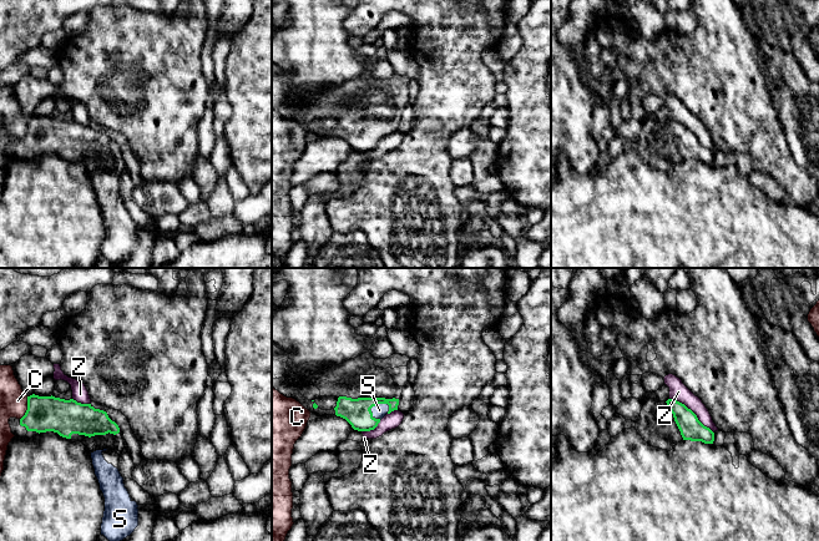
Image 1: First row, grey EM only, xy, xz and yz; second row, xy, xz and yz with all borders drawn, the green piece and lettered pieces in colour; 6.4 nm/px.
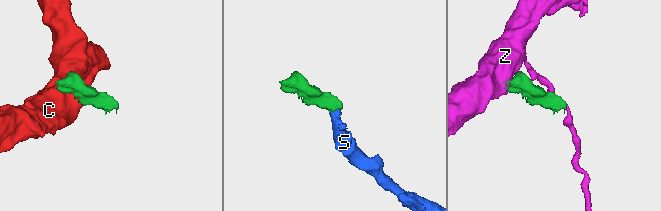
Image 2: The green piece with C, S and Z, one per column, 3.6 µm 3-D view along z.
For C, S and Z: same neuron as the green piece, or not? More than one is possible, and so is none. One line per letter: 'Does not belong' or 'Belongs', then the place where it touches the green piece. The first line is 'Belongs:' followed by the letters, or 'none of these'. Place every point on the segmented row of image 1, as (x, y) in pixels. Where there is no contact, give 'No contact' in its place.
Belongs: S
C: Does not belong. Touches green at xy (28, 408)
S: Belongs. Touches green at xz (375, 404)
Z: Does not belong. Touches green at yz (692, 411)

